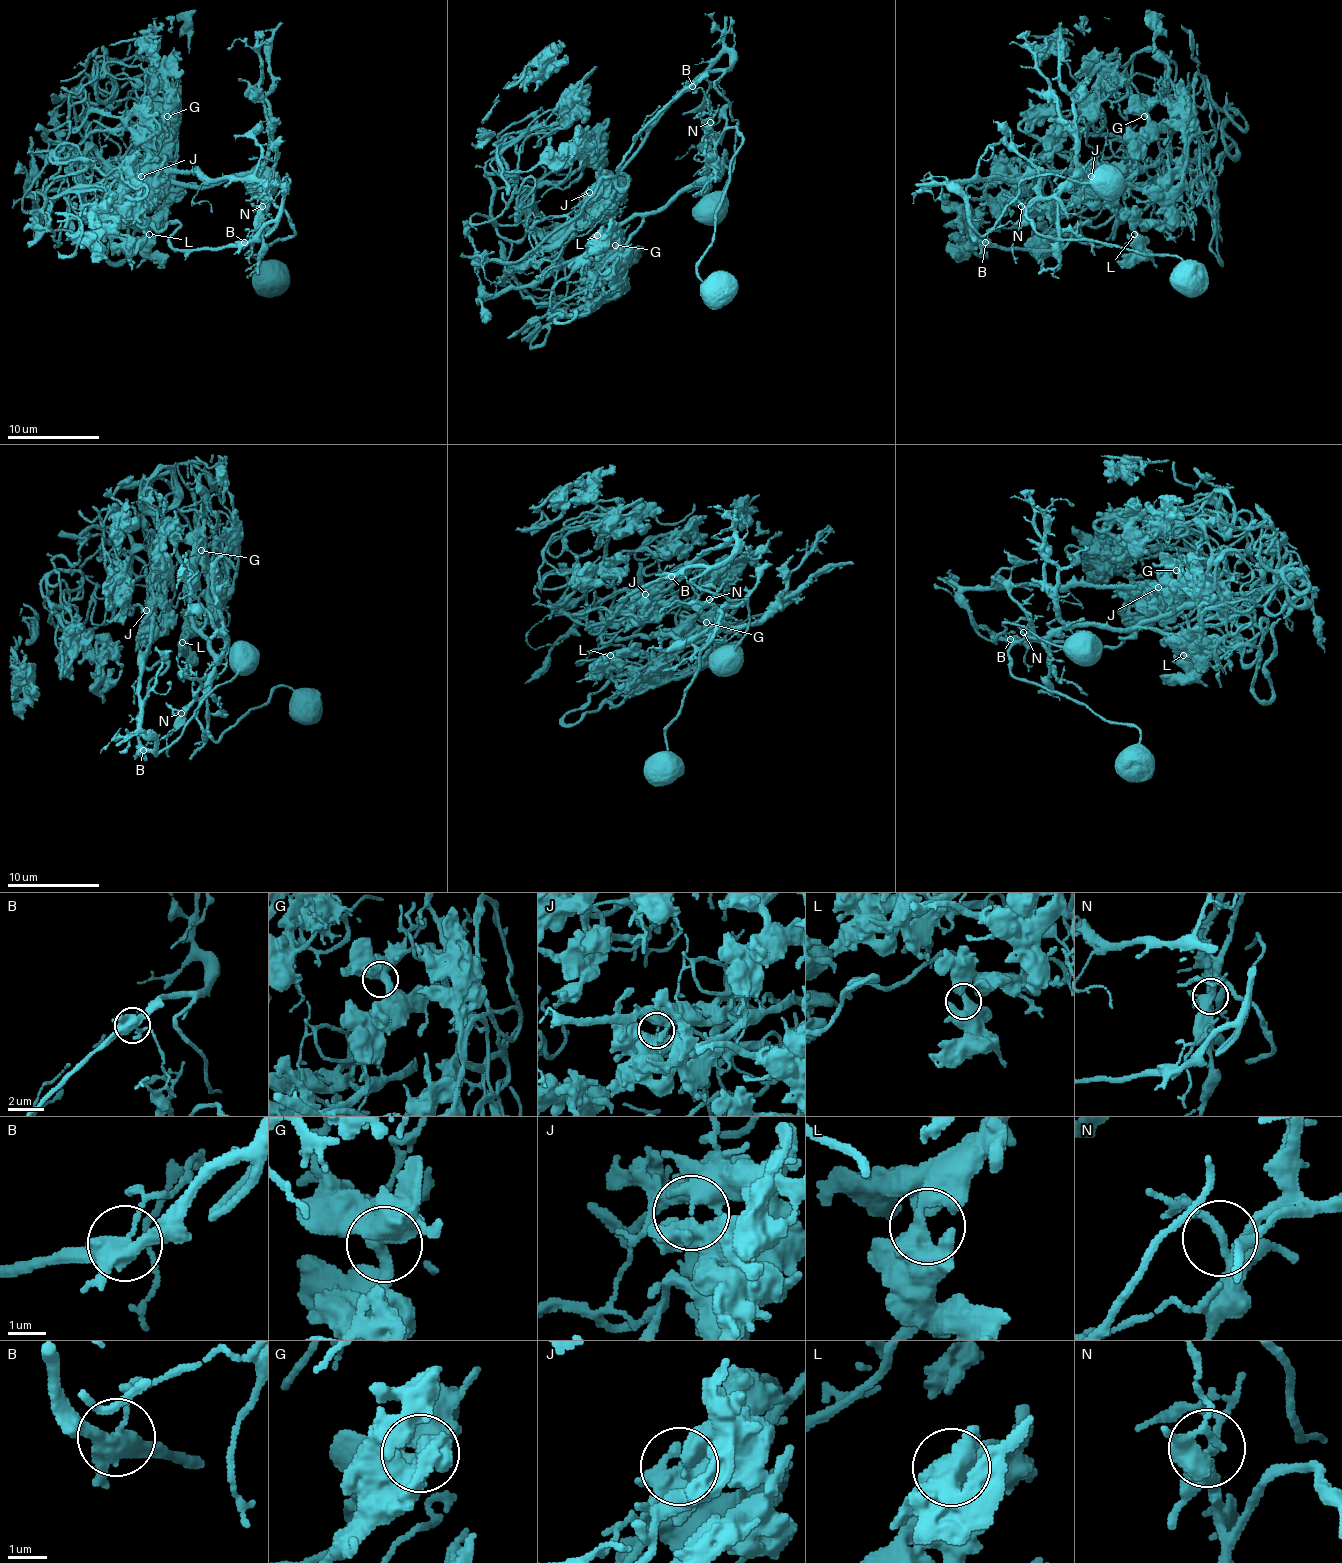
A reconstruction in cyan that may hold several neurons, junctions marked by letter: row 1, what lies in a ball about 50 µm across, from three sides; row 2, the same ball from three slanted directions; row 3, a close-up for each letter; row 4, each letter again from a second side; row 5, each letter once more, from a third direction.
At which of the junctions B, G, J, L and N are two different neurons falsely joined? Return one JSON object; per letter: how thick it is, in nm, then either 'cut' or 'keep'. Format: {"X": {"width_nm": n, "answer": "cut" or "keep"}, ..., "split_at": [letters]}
{"B": {"width_nm": 440, "answer": "cut"}, "G": {"width_nm": 500, "answer": "keep"}, "J": {"width_nm": 440, "answer": "cut"}, "L": {"width_nm": 400, "answer": "keep"}, "N": {"width_nm": 320, "answer": "keep"}, "split_at": ["B", "J"]}

